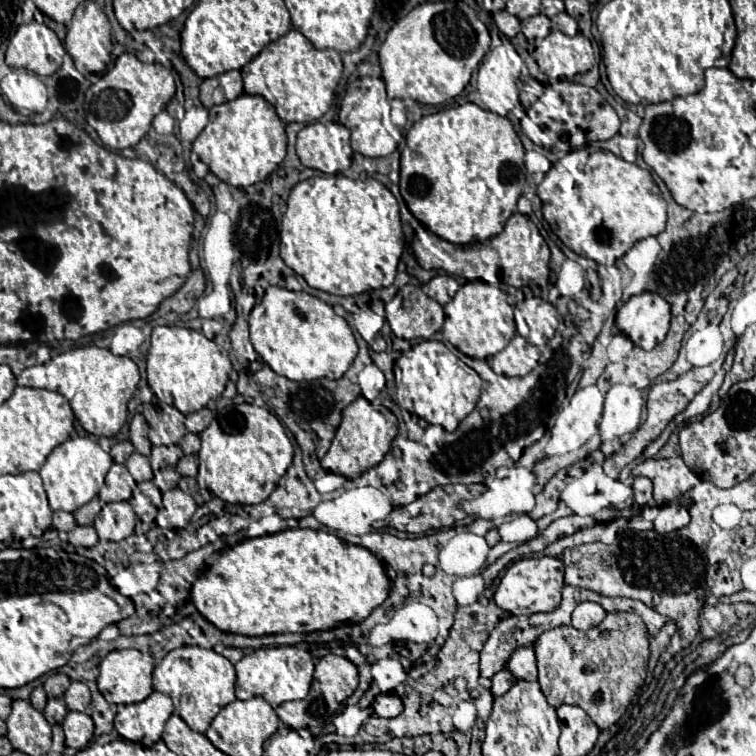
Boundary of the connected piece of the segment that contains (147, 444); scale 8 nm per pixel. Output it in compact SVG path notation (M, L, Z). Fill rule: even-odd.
M139 413L129 423L129 439L131 439L135 451L139 451L141 455L149 455L151 453L151 441L147 437L147 421Z

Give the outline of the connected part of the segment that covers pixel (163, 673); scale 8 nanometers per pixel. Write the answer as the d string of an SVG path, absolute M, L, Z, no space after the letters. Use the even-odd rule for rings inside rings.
M185 645L179 649L169 651L163 659L157 662L152 673L153 688L155 691L167 693L173 699L175 713L197 733L205 733L213 717L231 701L235 701L235 669L229 659L215 653L213 649L203 649L197 645Z

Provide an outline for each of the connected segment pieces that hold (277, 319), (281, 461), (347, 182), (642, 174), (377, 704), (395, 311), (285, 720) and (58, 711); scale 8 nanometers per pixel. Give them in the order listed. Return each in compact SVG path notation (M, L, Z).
M269 287L265 291L265 297L259 305L253 307L249 315L249 329L251 329L251 343L255 351L263 357L263 361L277 373L293 381L311 381L311 379L339 379L349 365L353 363L357 355L357 343L355 337L343 317L339 317L331 305L319 301L317 297L305 293L305 291L289 291L283 287Z
M251 403L231 405L201 433L197 483L227 503L255 505L273 493L291 461L293 443L273 413Z
M320 174L297 183L286 207L279 233L280 256L309 287L347 297L393 283L404 239L399 204L383 183Z
M591 145L569 151L563 159L553 163L545 179L537 185L537 195L543 201L543 217L547 219L551 231L563 241L563 245L575 251L577 255L583 253L585 257L601 265L613 265L633 247L635 241L649 235L657 235L665 229L667 203L661 197L661 191L653 181L651 173L635 163L613 155L611 151L595 149Z
M381 693L373 701L373 713L379 717L397 717L403 711L403 701L395 693Z
M403 285L385 305L391 331L401 339L431 339L443 327L443 307L417 285Z
M325 655L317 661L315 665L315 675L313 675L313 687L309 691L309 695L303 701L289 701L279 705L275 709L277 717L281 723L292 729L303 729L303 727L315 727L315 725L323 725L327 717L331 717L341 703L353 695L353 691L357 689L359 683L359 675L357 675L357 667L339 655Z
M55 697L55 699L47 701L47 707L43 709L43 713L45 713L45 719L49 721L49 725L57 725L57 723L61 723L65 719L67 705L65 705L65 701L61 697Z

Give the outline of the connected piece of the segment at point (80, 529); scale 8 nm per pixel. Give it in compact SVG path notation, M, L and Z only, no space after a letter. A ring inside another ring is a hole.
M75 525L69 531L69 543L71 545L81 545L81 547L93 547L97 545L97 531L93 525Z

